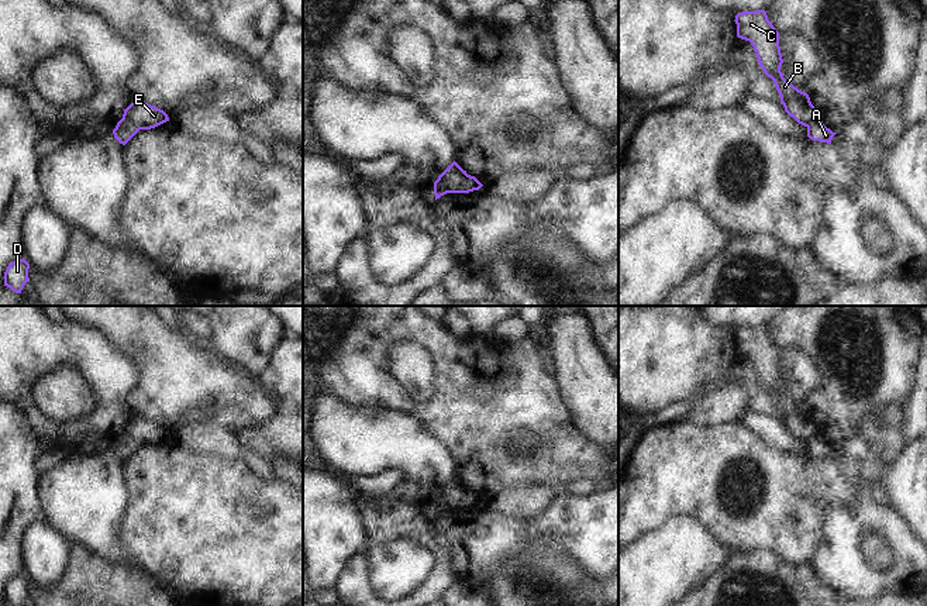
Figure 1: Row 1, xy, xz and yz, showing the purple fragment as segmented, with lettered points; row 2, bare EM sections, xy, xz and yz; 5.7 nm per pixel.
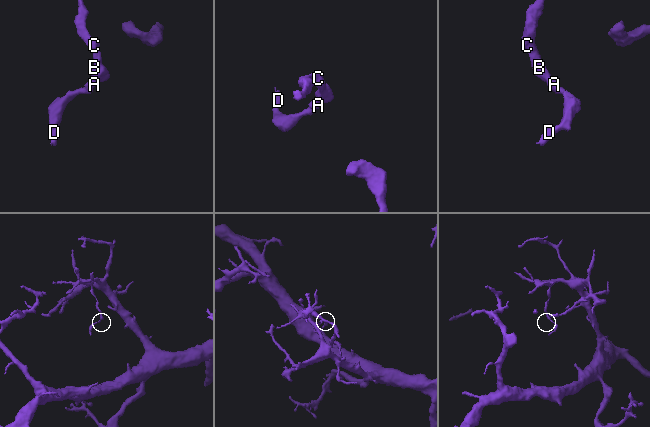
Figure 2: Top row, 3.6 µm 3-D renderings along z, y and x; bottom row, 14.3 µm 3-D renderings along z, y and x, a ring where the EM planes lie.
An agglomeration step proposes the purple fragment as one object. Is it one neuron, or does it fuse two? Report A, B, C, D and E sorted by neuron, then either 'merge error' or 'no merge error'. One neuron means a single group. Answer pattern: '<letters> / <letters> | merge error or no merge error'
A D / B C E | merge error

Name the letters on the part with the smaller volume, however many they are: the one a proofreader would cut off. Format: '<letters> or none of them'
A, D

